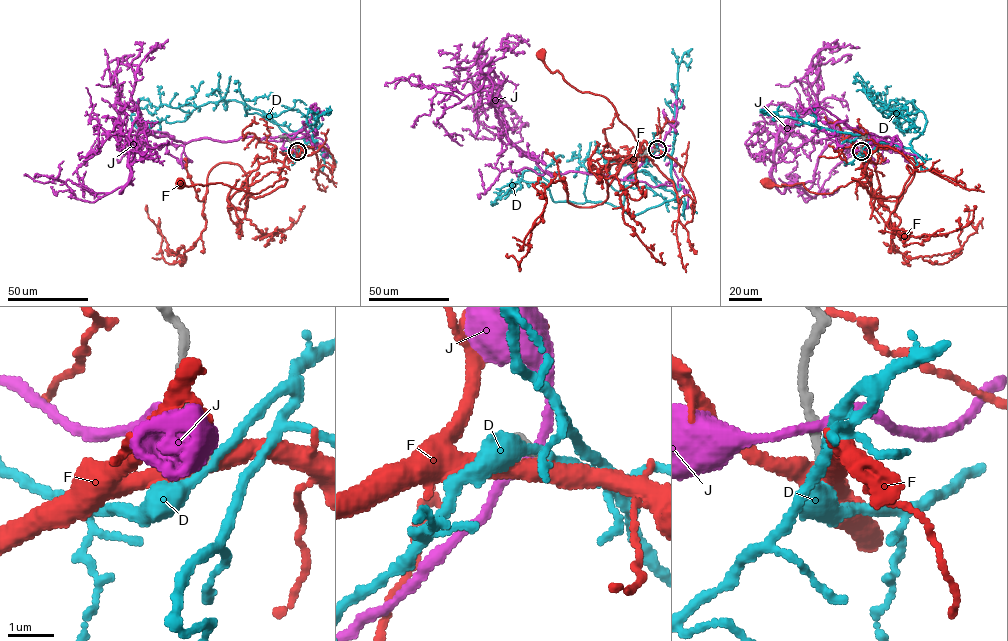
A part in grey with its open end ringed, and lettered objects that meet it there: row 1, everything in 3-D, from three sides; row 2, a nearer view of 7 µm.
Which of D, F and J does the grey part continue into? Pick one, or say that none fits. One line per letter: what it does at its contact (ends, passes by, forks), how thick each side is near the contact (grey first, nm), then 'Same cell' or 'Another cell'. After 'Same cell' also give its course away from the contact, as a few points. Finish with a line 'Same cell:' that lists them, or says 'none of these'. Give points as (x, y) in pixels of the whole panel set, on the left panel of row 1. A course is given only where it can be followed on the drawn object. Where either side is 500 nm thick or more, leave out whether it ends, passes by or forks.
D: It passes by. Thickness 220 nm (grey) against 200 nm. Another cell
F: It passes by. Thickness 200 nm (grey) against 400 nm. Another cell
J: It passes by. Thickness 280 nm (grey) against 190 nm. Another cell
Same cell: none of these

